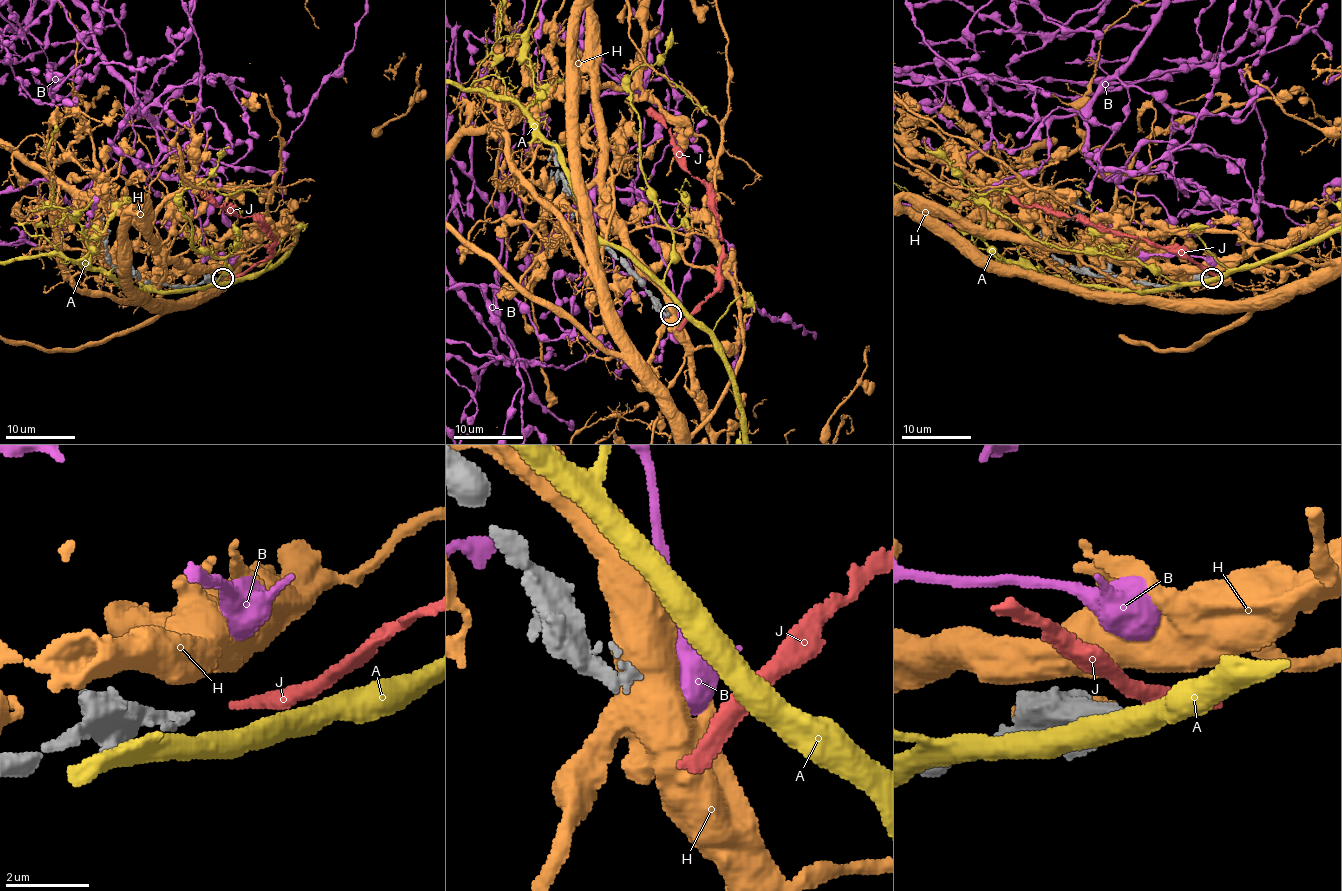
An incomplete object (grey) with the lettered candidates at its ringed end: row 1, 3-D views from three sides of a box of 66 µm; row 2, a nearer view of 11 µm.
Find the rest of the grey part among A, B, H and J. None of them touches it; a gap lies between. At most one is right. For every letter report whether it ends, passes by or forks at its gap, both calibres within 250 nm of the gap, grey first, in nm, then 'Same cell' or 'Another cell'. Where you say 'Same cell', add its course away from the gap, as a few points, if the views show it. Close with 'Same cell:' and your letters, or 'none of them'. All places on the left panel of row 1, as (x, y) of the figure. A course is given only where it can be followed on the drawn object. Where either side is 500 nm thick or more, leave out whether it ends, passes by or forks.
A: Thickness 280 nm (grey) against 500 nm. Another cell
B: Thickness 280 nm (grey) against 650 nm. Another cell
H: Thickness 280 nm (grey) against 700 nm. Another cell
J: It passes by. Thickness 280 nm (grey) against 400 nm. Another cell
Same cell: none of them

